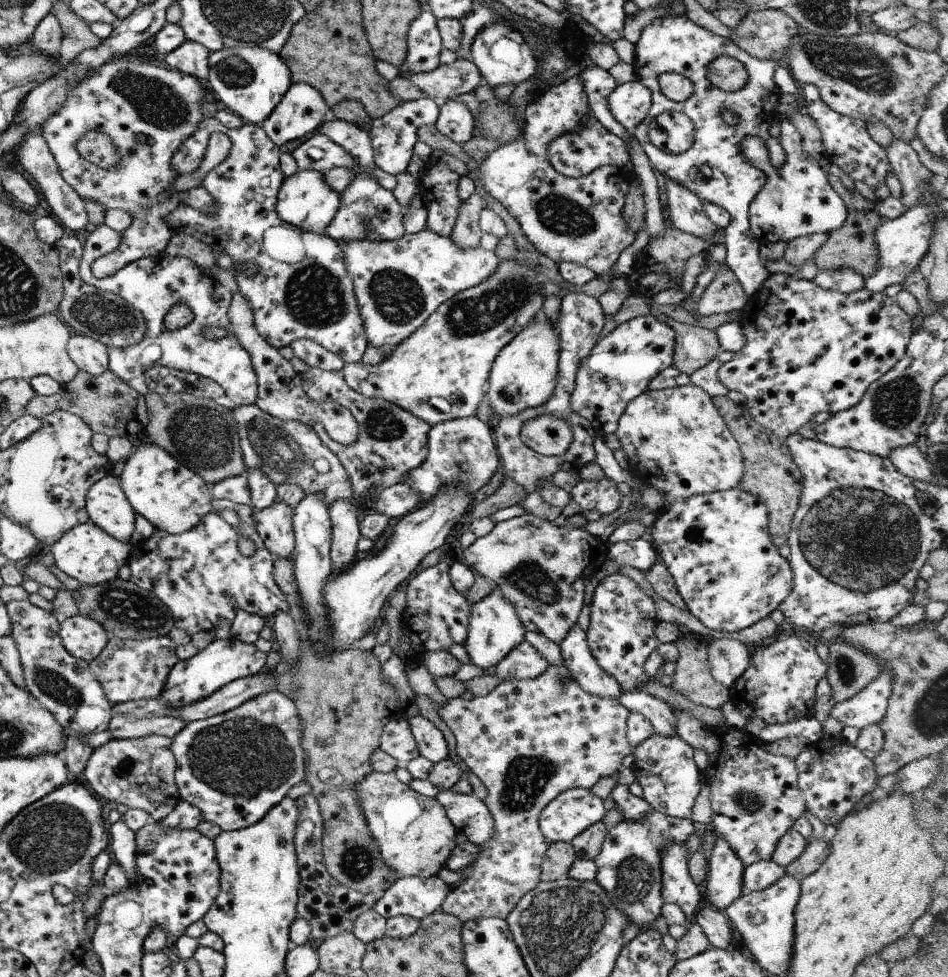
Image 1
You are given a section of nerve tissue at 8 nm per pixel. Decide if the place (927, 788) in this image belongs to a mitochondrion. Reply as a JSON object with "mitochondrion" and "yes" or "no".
{"mitochondrion":"no"}

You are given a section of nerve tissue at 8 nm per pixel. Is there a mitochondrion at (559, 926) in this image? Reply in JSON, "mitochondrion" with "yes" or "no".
{"mitochondrion":"yes"}

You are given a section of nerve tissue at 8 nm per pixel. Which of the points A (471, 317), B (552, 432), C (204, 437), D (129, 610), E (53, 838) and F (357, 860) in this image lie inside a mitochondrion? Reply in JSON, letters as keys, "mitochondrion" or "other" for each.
{"A":"mitochondrion","B":"other","C":"mitochondrion","D":"mitochondrion","E":"mitochondrion","F":"mitochondrion"}

